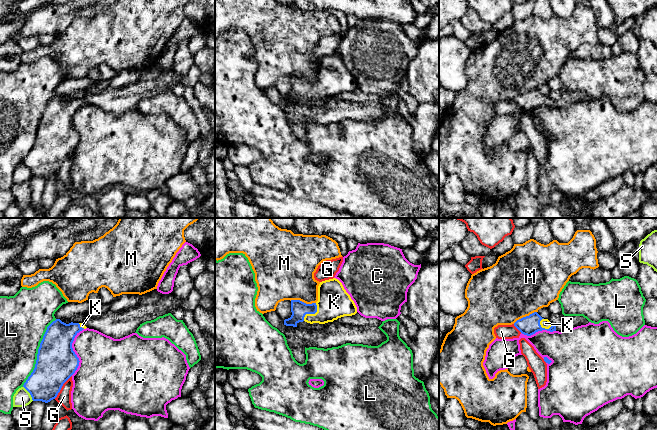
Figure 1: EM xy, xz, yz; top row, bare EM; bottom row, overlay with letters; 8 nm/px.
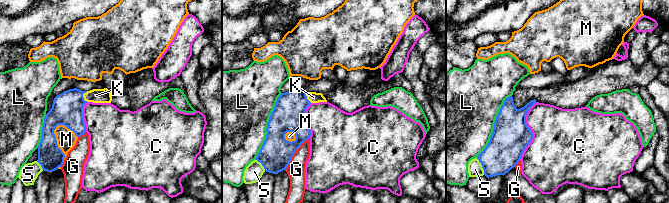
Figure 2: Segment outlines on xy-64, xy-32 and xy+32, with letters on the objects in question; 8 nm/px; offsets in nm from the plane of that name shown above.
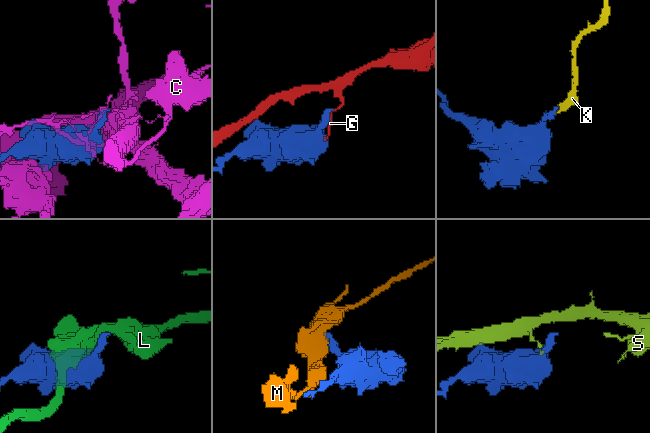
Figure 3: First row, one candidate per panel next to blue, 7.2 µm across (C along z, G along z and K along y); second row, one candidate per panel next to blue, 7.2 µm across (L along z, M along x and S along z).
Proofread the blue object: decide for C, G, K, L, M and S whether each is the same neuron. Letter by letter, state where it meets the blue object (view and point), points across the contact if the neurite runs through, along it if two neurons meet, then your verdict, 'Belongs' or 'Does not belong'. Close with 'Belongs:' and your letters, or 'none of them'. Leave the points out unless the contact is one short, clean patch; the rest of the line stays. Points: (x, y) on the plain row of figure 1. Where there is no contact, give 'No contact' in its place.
C: Touches blue at xy (74, 128). Does not belong
G: Touches blue at xy (61, 163). Does not belong
K: Touches blue at xz (312, 89). Path across: xz (299, 85), (302, 88), (312, 89), (322, 88), (334, 78). Belongs
L: Touches blue at xy (38, 128). Does not belong
M: Touches blue at xz (303, 78). Does not belong
S: Touches blue at xy (29, 168). Boundary: xy (23, 162), (33, 176). Does not belong
Belongs: K

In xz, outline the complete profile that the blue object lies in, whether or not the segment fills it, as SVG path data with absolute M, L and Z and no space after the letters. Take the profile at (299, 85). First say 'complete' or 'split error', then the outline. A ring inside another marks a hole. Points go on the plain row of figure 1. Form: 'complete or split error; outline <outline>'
split error; outline M333 54L320 58L316 79L291 76L291 88L291 93L284 96L284 101L297 103L303 97L325 100L344 92L352 92L357 89L357 83L342 59Z

